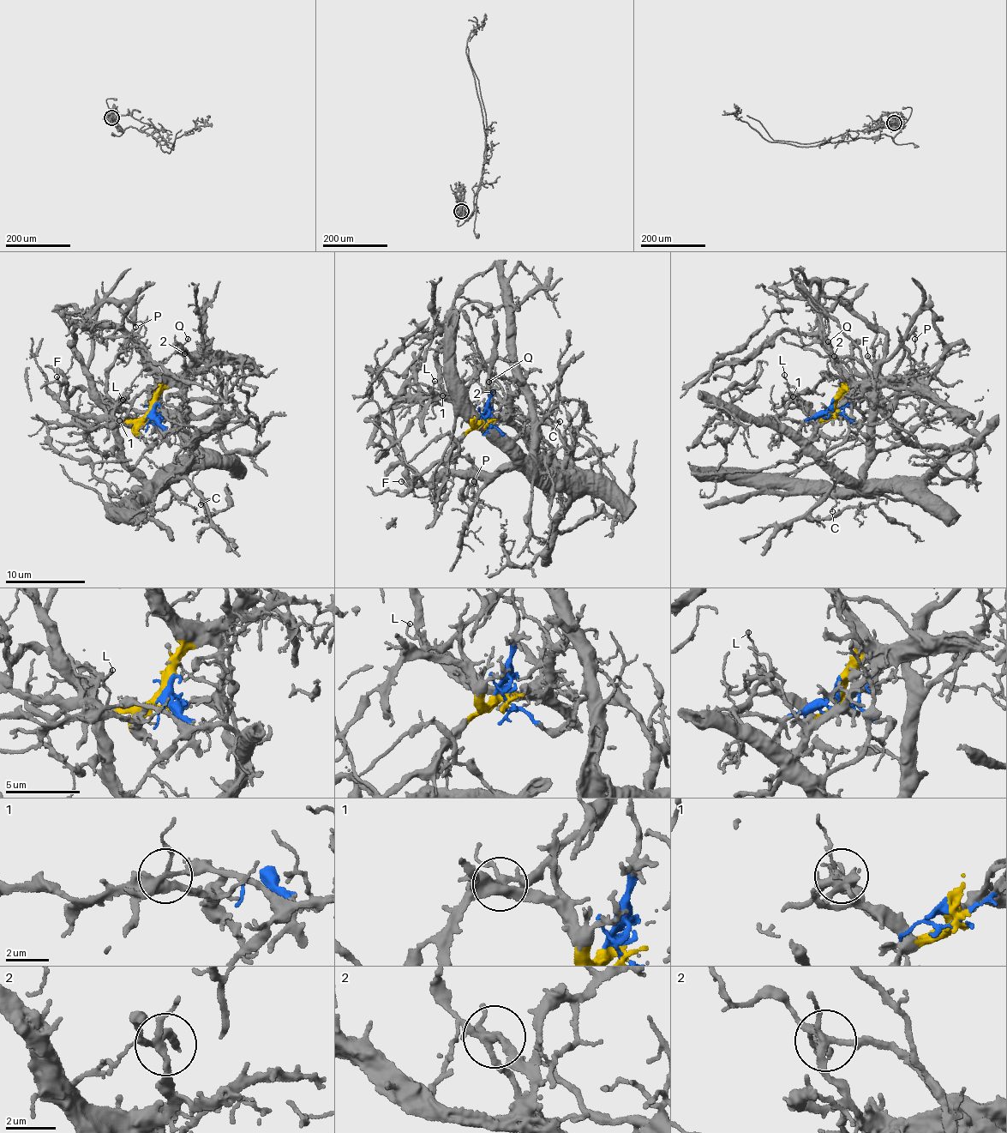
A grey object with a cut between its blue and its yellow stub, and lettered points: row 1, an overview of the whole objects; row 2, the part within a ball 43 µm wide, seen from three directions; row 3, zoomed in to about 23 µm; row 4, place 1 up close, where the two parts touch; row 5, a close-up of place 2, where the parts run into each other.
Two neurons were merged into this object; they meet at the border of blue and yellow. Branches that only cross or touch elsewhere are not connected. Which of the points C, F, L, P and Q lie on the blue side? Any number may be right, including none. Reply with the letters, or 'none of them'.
C, P

